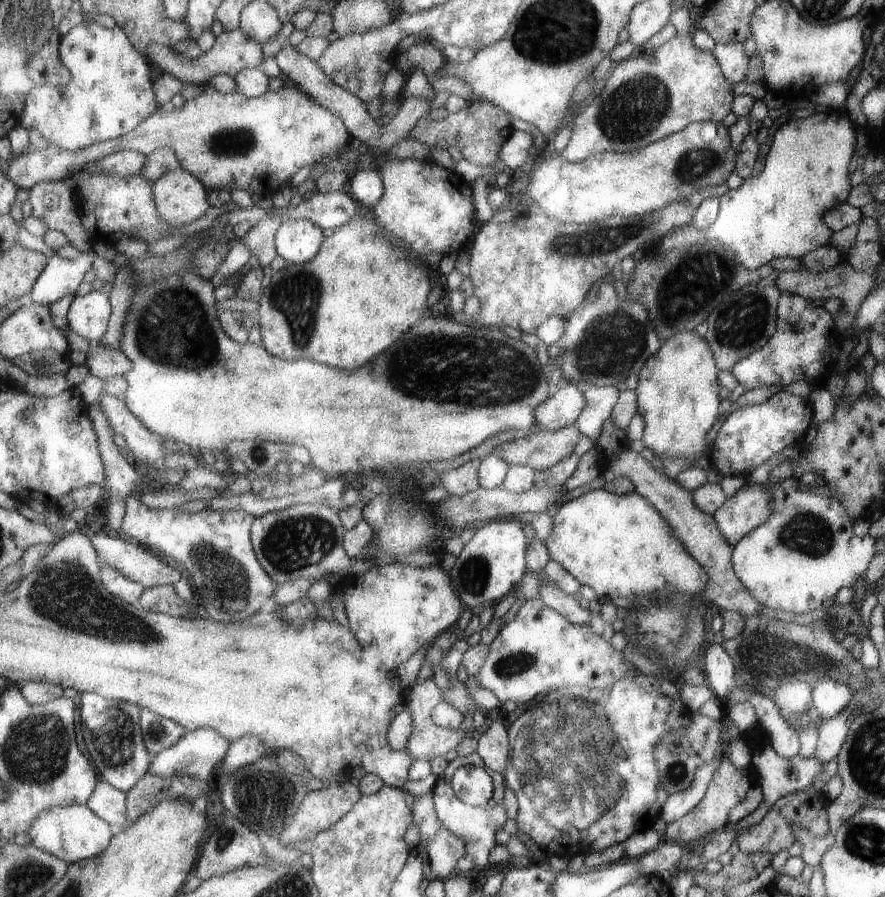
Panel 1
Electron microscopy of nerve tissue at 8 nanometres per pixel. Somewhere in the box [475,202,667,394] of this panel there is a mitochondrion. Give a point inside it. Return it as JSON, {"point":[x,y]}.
{"point":[610,347]}

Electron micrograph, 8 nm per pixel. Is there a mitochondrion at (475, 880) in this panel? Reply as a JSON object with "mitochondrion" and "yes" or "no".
{"mitochondrion":"no"}

